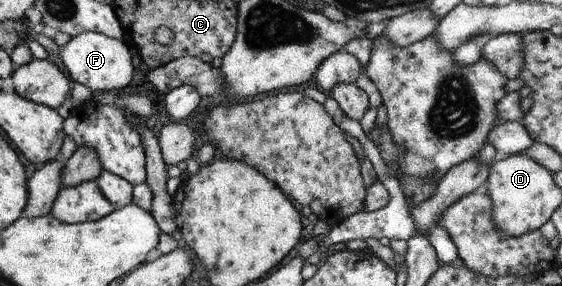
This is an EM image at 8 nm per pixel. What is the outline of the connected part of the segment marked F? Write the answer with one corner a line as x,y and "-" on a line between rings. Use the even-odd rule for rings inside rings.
93,31
84,32
83,35
71,37
71,40
60,47
59,58
67,68
69,76
79,84
90,88
92,92
107,92
127,88
135,76
135,68
129,45
123,40
117,40
105,33

